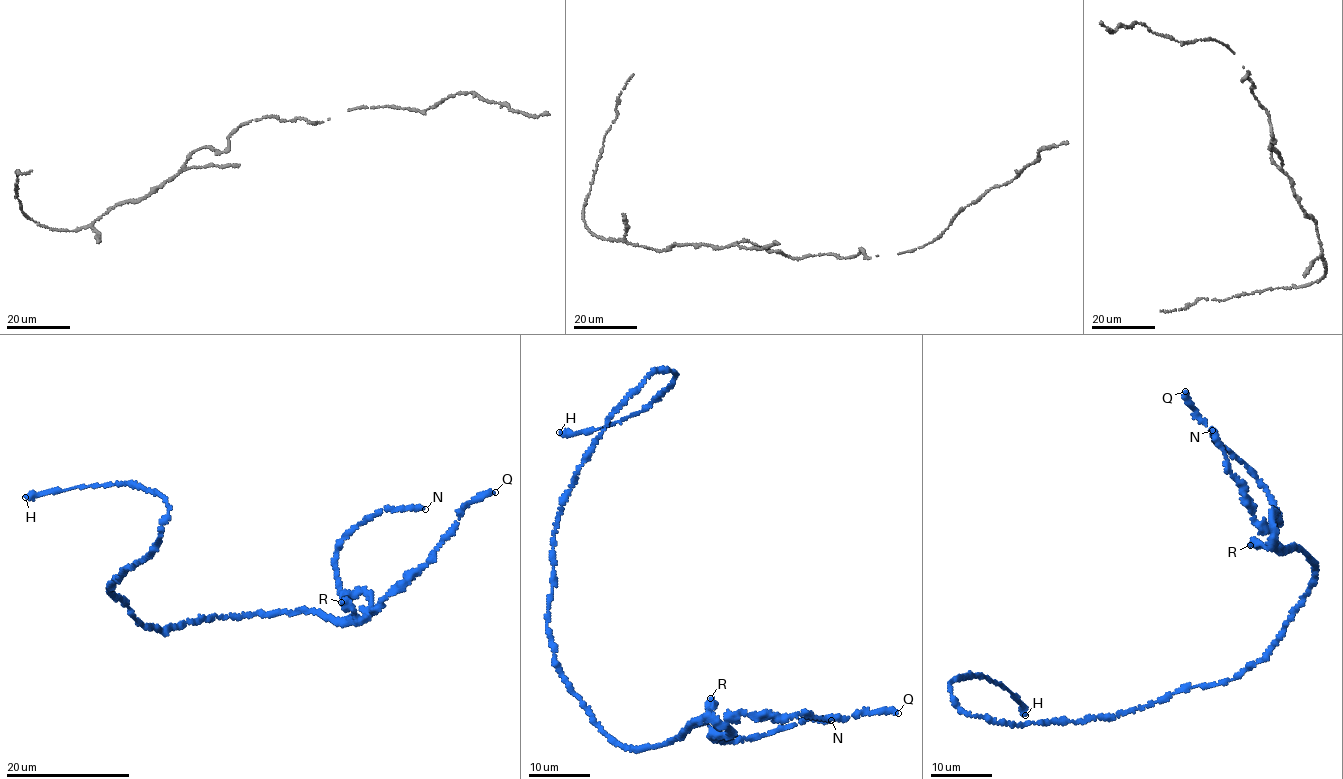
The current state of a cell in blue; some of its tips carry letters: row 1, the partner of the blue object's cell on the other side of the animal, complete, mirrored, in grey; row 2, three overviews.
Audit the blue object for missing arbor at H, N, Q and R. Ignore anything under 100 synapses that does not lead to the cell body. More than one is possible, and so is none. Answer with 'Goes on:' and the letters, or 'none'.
Goes on: N

